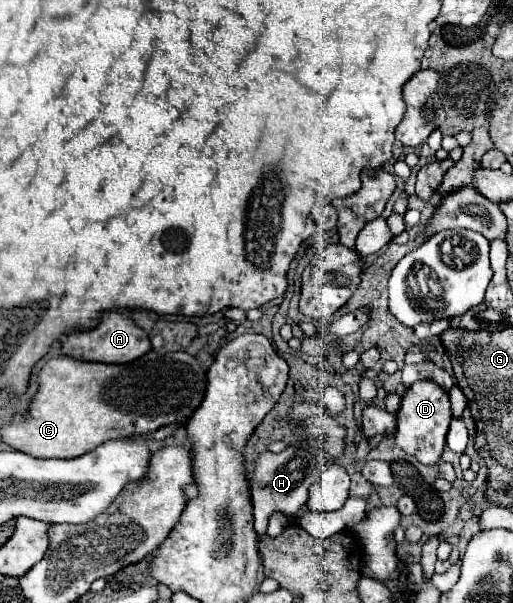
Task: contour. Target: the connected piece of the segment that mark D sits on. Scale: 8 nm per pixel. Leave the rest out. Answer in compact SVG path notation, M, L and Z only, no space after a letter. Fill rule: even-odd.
M417 381L411 385L405 395L401 409L397 413L397 431L395 443L409 455L417 457L425 465L433 465L445 447L445 435L451 423L451 403L449 395L433 381Z

